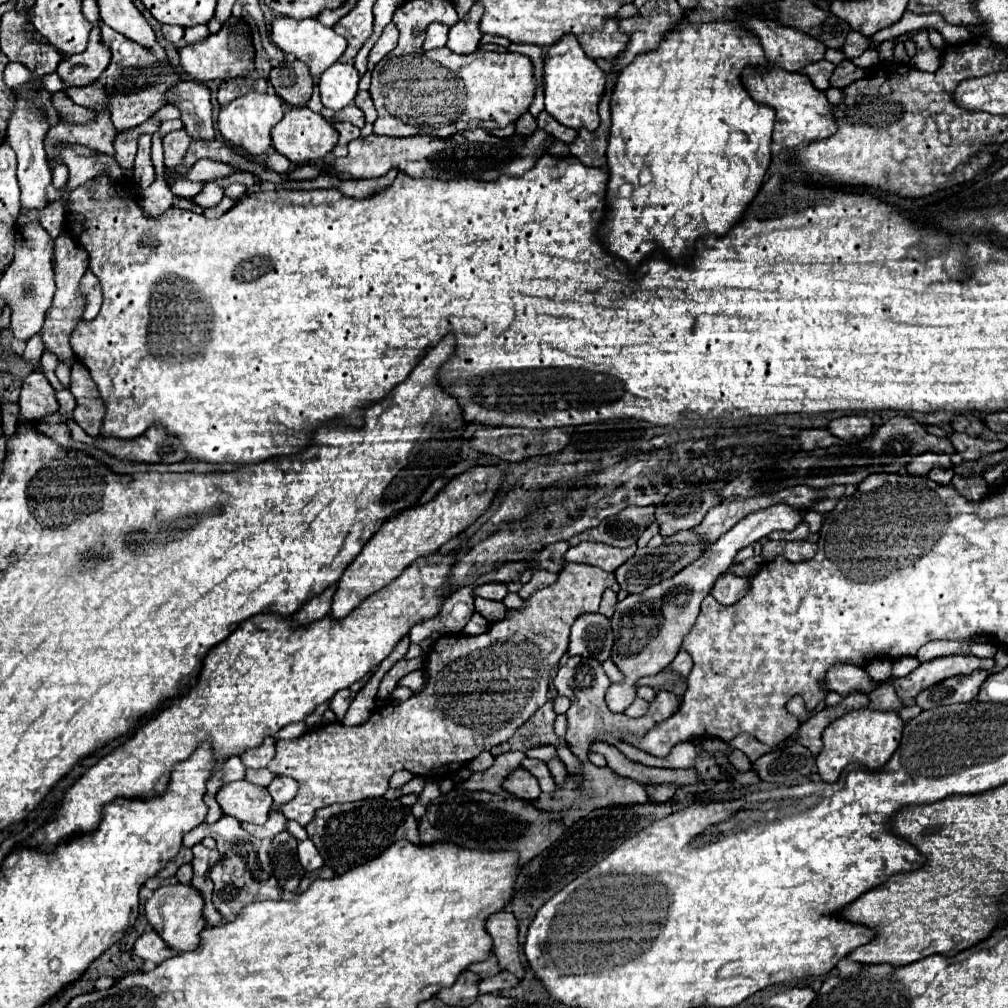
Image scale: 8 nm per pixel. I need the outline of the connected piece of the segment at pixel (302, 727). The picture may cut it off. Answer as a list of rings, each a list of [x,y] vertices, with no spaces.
[[[294,722],[294,724],[288,724],[288,726],[284,726],[278,734],[276,734],[276,738],[298,738],[298,736],[302,736],[306,732],[306,724],[304,722]]]

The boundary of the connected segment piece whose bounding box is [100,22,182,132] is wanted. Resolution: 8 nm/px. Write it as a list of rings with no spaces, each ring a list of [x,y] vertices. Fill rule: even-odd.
[[[100,22],[100,30],[102,30],[102,42],[110,48],[112,54],[110,64],[104,70],[104,86],[110,96],[110,120],[114,124],[116,132],[124,132],[126,128],[134,128],[134,126],[146,122],[156,110],[160,110],[164,106],[162,94],[172,84],[182,80],[182,76],[178,76],[172,70],[172,66],[158,64],[146,52],[144,46],[140,46],[132,40],[126,40],[126,36],[120,36],[104,22]]]

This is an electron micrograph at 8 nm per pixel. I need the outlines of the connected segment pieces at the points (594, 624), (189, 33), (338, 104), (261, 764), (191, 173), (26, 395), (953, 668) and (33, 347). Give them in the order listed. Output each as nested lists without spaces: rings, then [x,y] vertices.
[[[582,614],[572,624],[570,656],[588,656],[604,662],[614,646],[614,632],[610,620],[602,614]]]
[[[192,26],[192,28],[186,28],[184,32],[184,44],[196,44],[196,42],[202,42],[210,36],[208,28],[206,26]]]
[[[336,62],[320,76],[318,88],[322,104],[330,110],[342,110],[354,100],[358,92],[358,80],[360,74],[352,64]]]
[[[266,738],[262,746],[244,752],[240,758],[242,758],[244,766],[258,770],[258,768],[266,768],[268,762],[274,758],[274,754],[276,754],[276,740],[274,738]]]
[[[198,160],[194,166],[190,166],[182,178],[192,180],[192,182],[206,182],[212,178],[220,178],[220,176],[228,176],[232,174],[234,168],[222,162],[214,162],[214,160]]]
[[[34,372],[32,376],[28,376],[28,380],[24,380],[18,404],[20,404],[20,416],[24,416],[24,420],[28,422],[58,412],[54,388],[50,386],[50,382],[42,372]]]
[[[942,656],[932,662],[920,664],[914,672],[910,672],[904,678],[894,678],[894,686],[898,696],[904,698],[916,698],[920,692],[930,688],[932,684],[938,684],[952,676],[966,676],[976,670],[992,670],[996,666],[994,658],[976,658],[976,656]]]
[[[34,334],[34,336],[26,342],[24,356],[26,356],[26,360],[34,360],[34,364],[38,366],[42,352],[44,352],[44,342],[42,342],[42,336],[40,336],[40,334]]]

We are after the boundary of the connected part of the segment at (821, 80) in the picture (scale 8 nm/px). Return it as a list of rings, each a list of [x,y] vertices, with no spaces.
[[[820,60],[820,62],[816,62],[816,64],[814,64],[814,62],[808,64],[808,66],[802,68],[800,72],[806,74],[806,76],[812,80],[814,88],[826,90],[826,88],[828,88],[828,80],[830,80],[830,74],[832,74],[834,68],[836,68],[836,66],[830,64],[828,60]]]

